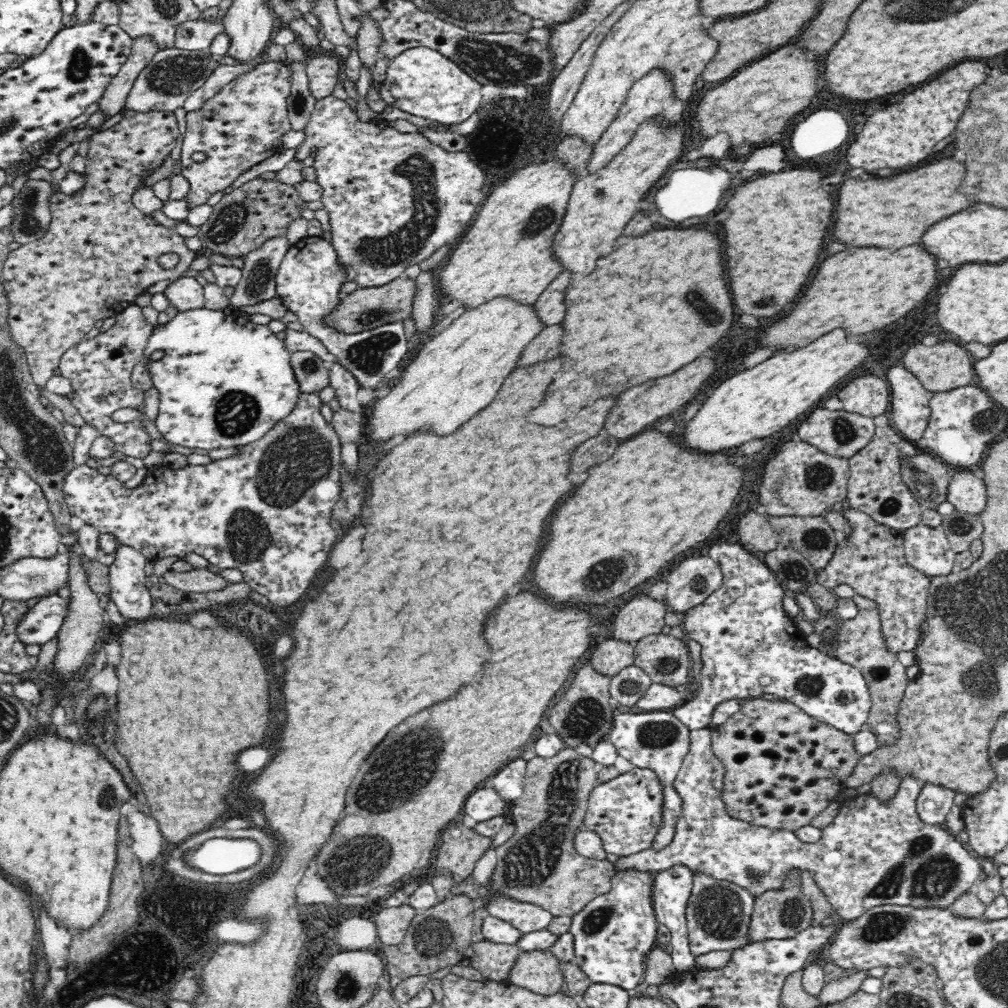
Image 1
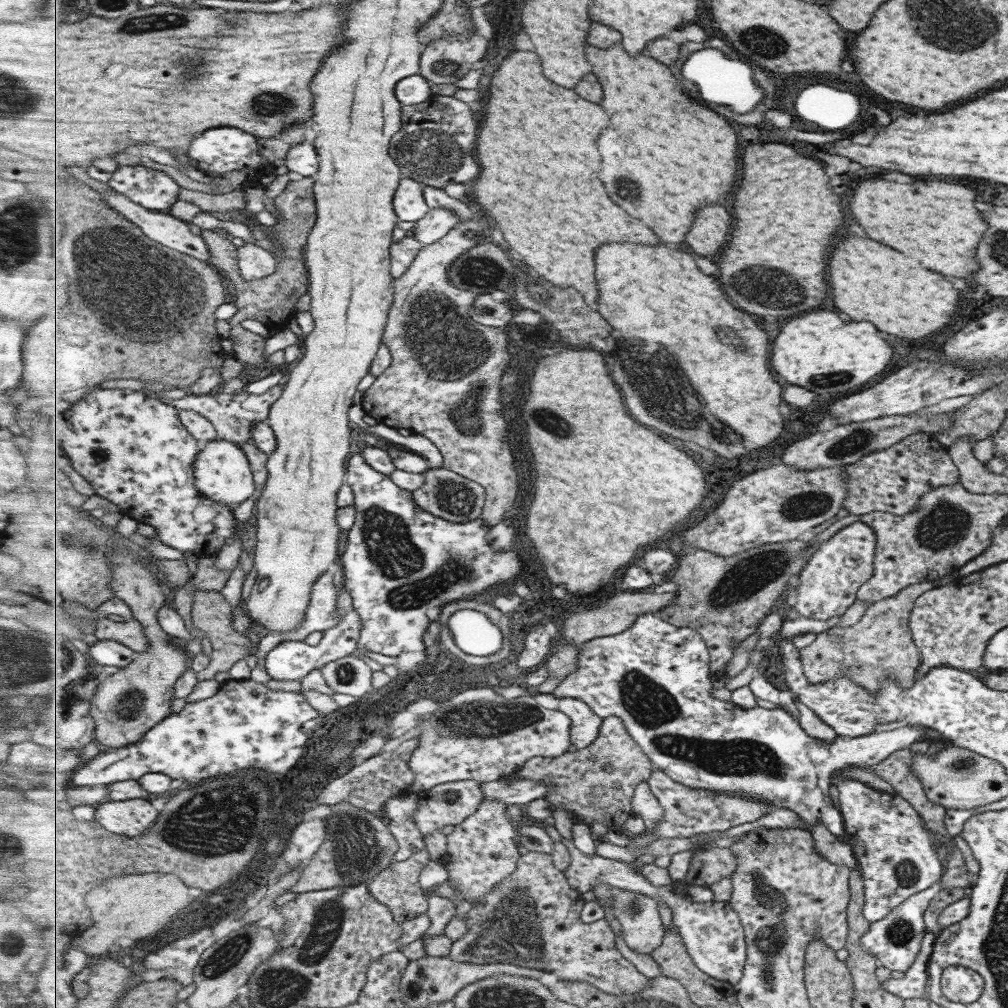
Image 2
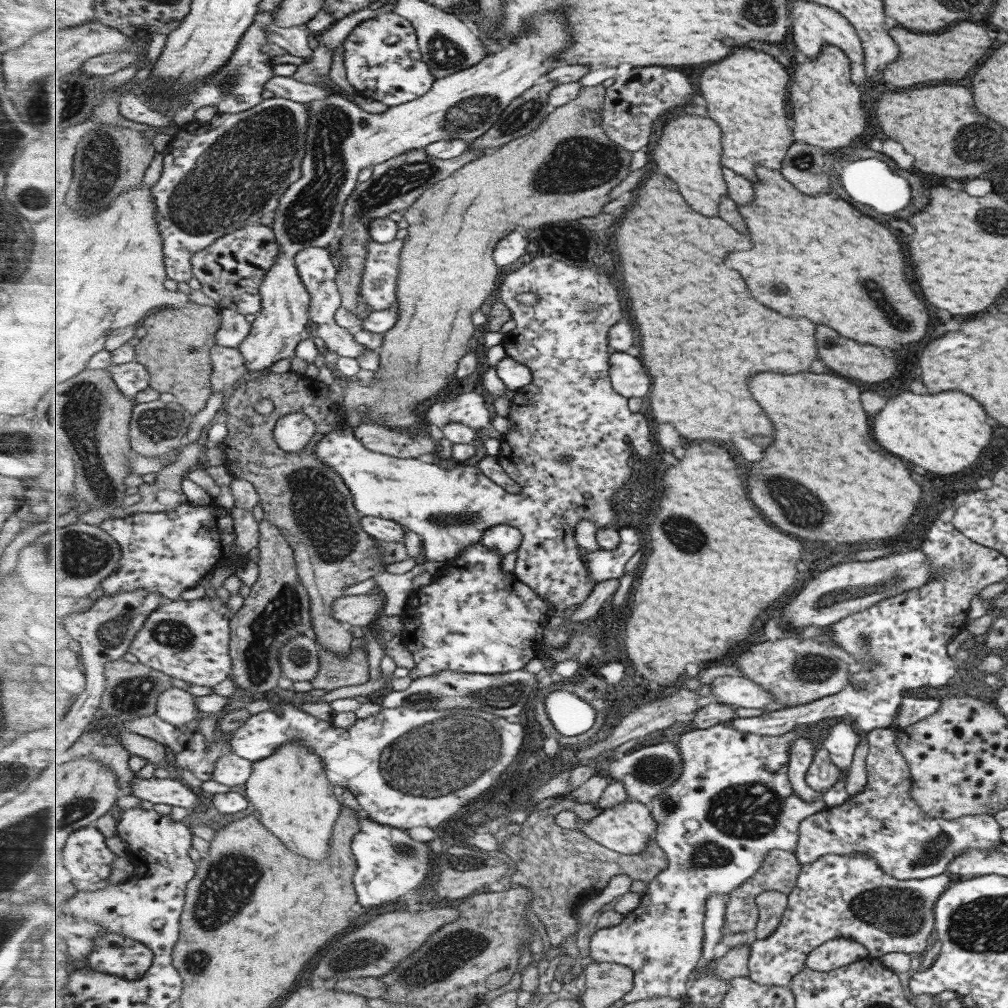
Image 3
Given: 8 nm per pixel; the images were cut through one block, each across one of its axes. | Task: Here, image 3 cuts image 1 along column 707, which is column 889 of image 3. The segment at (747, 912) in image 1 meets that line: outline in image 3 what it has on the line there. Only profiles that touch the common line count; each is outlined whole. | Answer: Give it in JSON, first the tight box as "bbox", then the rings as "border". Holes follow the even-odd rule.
{"bbox":[749,853,958,986],"border":[[[865,853],[851,855],[825,854],[817,857],[811,863],[802,865],[801,875],[796,888],[789,895],[788,907],[780,927],[769,937],[756,939],[751,944],[749,961],[749,978],[757,984],[765,986],[790,986],[790,982],[802,970],[805,970],[808,956],[816,946],[827,940],[843,937],[863,944],[868,950],[868,956],[878,958],[889,952],[923,952],[927,936],[934,928],[933,903],[941,892],[958,878],[951,877],[948,872],[922,880],[897,881],[885,875],[877,861]]]}

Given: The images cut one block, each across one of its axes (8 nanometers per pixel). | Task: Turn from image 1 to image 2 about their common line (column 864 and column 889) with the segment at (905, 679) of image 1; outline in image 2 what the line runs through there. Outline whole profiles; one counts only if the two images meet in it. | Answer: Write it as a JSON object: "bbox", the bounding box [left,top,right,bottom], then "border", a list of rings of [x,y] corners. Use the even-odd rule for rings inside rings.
{"bbox":[801,580,935,692],"border":[[[924,580],[909,584],[897,594],[869,605],[853,626],[833,626],[815,634],[810,645],[801,649],[805,676],[815,684],[832,680],[842,674],[852,676],[868,692],[878,692],[880,682],[890,678],[899,688],[909,688],[915,679],[920,654],[910,637],[908,616],[914,600],[926,590],[935,587],[934,581]]]}

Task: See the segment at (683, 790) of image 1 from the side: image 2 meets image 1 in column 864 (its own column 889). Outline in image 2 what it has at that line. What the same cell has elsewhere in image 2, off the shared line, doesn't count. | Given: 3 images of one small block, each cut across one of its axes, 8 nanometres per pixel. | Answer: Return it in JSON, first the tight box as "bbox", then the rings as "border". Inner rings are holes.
{"bbox":[833,776,942,922],"border":[[[833,776],[833,786],[837,789],[840,812],[843,814],[845,832],[843,838],[845,843],[851,847],[855,857],[858,872],[862,879],[864,889],[863,906],[861,916],[867,922],[873,922],[883,918],[897,904],[902,903],[907,897],[933,887],[940,880],[942,874],[941,864],[932,851],[930,844],[931,833],[925,828],[922,818],[917,816],[915,810],[899,795],[890,796],[875,791],[867,784],[857,780],[841,780]]]}

